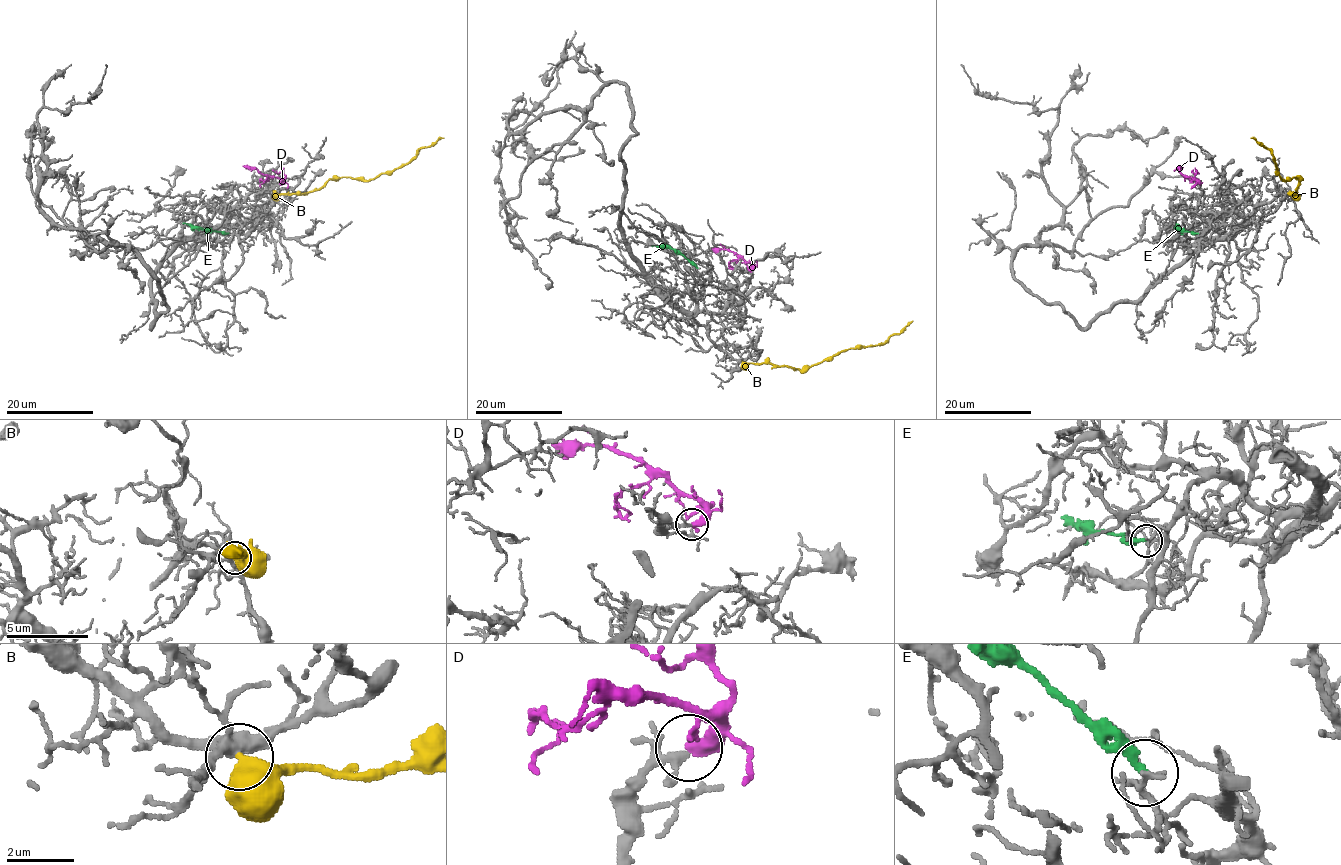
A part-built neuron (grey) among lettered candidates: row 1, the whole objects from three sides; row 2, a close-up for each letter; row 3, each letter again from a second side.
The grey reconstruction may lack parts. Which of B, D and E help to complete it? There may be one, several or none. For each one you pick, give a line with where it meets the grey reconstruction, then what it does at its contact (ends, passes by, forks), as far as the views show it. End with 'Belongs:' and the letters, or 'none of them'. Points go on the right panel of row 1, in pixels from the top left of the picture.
D: meets grey at (1200, 183); it ends there
Belongs: D

